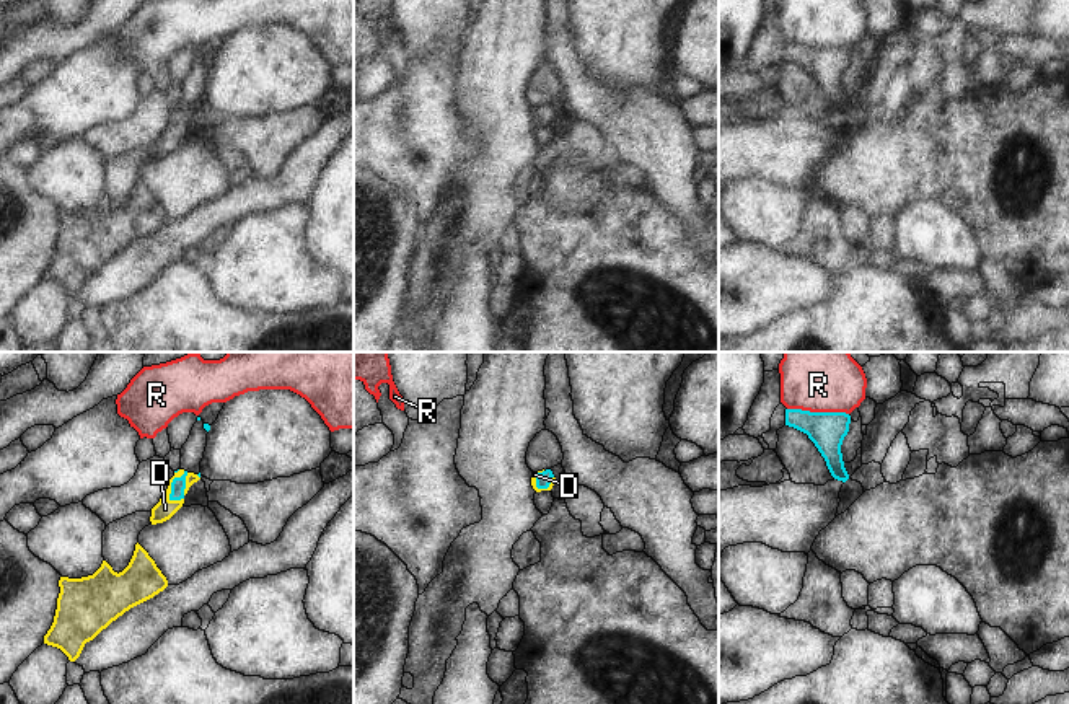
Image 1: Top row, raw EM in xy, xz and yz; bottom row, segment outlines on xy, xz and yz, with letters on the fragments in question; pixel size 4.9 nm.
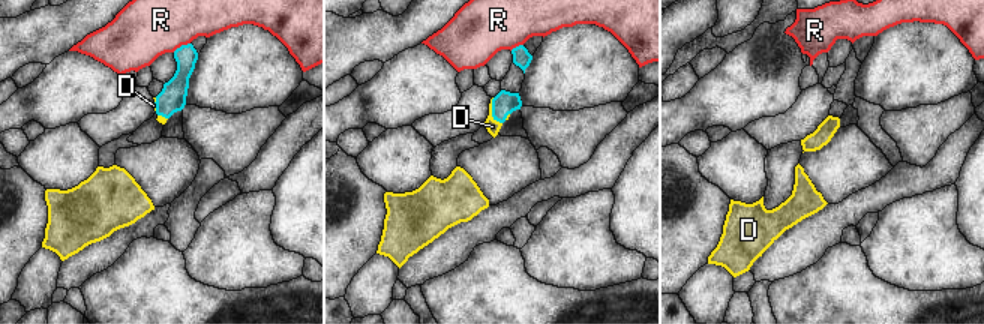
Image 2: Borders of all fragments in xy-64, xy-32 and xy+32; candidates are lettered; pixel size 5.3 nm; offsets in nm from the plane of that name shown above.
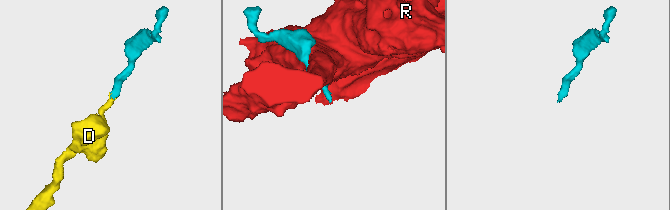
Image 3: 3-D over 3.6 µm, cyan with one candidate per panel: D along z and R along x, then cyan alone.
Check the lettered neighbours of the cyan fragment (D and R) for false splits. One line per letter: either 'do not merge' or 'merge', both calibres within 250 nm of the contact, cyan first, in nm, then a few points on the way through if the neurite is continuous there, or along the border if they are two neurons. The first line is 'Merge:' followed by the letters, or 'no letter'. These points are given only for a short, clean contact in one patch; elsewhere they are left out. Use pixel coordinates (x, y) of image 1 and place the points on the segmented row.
Merge: D
D: merge; calibres 70 and 100 nm; way xy (178, 484), (171, 483), (170, 504), (165, 509)
R: do not merge; calibres 180 and 360 nm

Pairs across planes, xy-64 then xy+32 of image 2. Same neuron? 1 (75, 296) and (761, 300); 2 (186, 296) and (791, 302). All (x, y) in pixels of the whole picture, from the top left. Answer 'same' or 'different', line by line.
1: same
2: same

